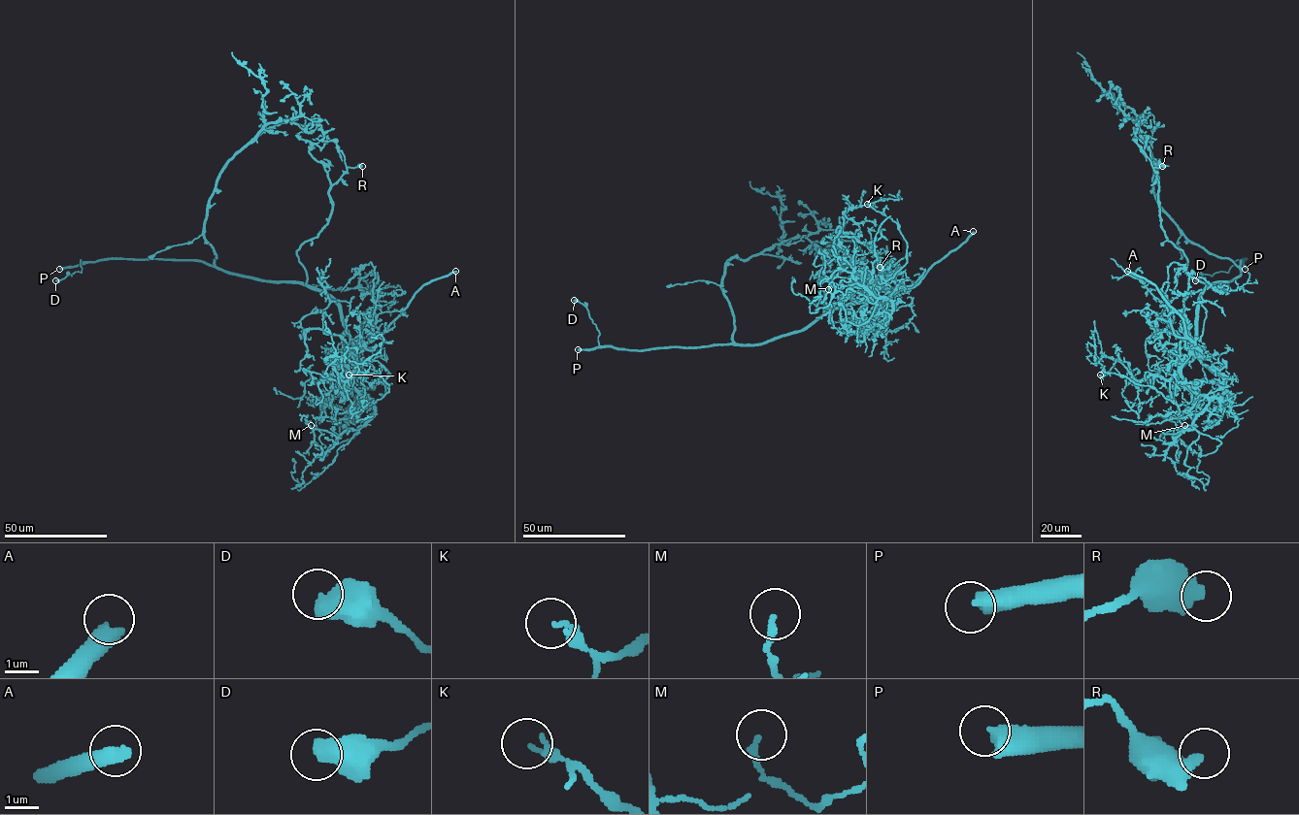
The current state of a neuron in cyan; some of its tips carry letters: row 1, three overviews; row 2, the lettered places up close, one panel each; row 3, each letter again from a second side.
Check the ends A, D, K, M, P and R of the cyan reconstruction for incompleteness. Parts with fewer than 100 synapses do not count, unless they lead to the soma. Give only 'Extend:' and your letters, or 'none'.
Extend: A, P

